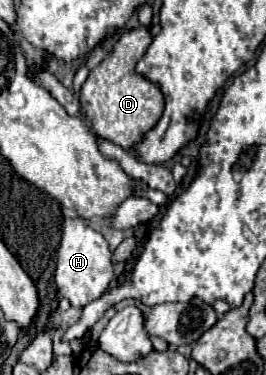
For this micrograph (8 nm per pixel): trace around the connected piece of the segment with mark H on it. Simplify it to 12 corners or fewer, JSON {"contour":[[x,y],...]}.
{"contour":[[65,218],[55,282],[73,306],[115,278],[105,238]]}

